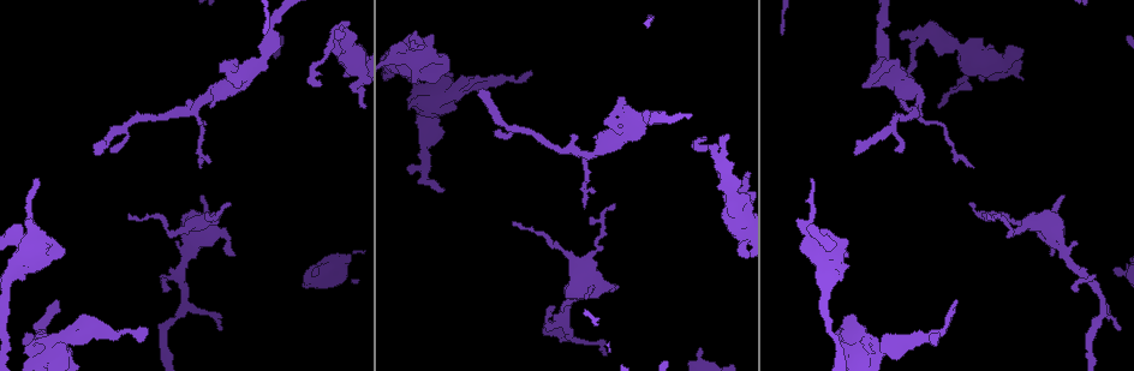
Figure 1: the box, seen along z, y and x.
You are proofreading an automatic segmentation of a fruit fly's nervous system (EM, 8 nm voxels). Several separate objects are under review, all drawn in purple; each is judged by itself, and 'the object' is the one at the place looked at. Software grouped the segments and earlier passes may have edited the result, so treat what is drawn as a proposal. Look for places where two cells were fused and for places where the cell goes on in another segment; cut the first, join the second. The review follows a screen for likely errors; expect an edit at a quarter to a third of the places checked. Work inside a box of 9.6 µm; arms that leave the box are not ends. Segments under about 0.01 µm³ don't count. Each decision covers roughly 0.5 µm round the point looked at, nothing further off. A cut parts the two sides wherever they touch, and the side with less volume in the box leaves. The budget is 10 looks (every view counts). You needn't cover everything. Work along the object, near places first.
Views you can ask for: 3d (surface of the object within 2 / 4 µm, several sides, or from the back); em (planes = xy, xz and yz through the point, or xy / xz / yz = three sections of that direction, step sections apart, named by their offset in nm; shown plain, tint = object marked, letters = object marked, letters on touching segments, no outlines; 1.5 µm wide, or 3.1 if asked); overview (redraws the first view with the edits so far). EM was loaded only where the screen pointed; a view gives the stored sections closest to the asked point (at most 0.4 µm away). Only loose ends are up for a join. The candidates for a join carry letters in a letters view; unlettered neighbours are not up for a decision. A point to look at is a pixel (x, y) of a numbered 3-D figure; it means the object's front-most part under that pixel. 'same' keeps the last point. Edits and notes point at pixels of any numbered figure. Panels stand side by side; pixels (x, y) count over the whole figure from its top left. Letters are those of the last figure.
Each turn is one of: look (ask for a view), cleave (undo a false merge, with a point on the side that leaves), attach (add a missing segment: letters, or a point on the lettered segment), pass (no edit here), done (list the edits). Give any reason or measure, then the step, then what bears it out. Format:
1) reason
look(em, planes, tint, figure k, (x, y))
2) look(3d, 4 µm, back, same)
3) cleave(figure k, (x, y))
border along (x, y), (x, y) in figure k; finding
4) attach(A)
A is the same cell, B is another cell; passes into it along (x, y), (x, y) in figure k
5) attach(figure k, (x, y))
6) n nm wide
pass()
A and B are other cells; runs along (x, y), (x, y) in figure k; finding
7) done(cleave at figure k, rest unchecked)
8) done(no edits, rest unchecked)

free end
look(em, planes, letters, figure 1, (956, 301))

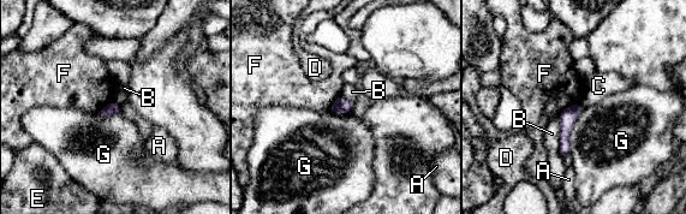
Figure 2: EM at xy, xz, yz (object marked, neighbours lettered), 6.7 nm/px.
pass()
A, B, C, D, E, F and G are other cells; runs along (578, 107), (567, 118), (564, 152) in figure 2; none of them fits

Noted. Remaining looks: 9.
branch stops here
look(3d, 2 µm, figure 1, (855, 154))

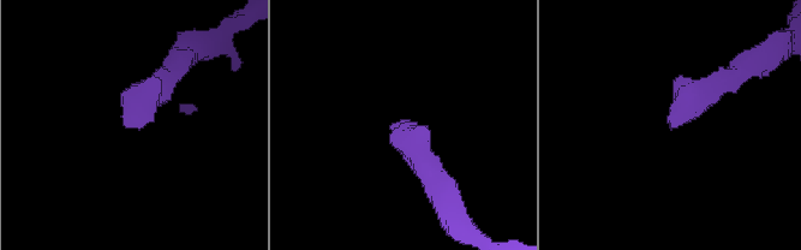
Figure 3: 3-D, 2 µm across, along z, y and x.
now the EM
look(em, xy, step 8, tint, figure 3, (133, 125))

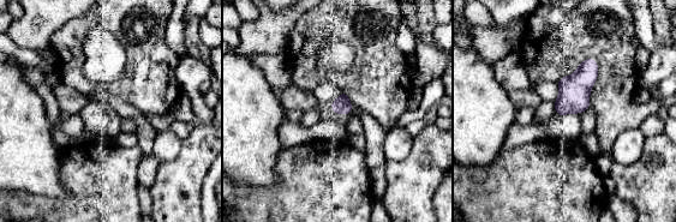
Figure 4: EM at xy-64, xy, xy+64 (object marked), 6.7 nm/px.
look(em, planes, letters, same)

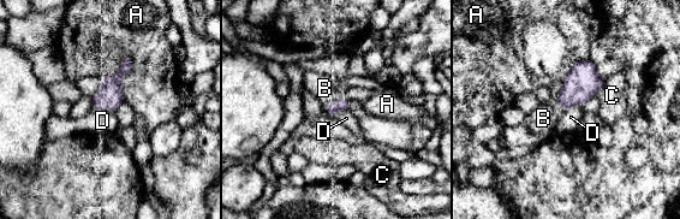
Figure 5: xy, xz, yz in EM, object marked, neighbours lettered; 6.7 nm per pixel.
attach(B)
B is the same cell, A, C and D are other cells; the cell continues

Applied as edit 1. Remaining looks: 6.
redraw
look(overview)

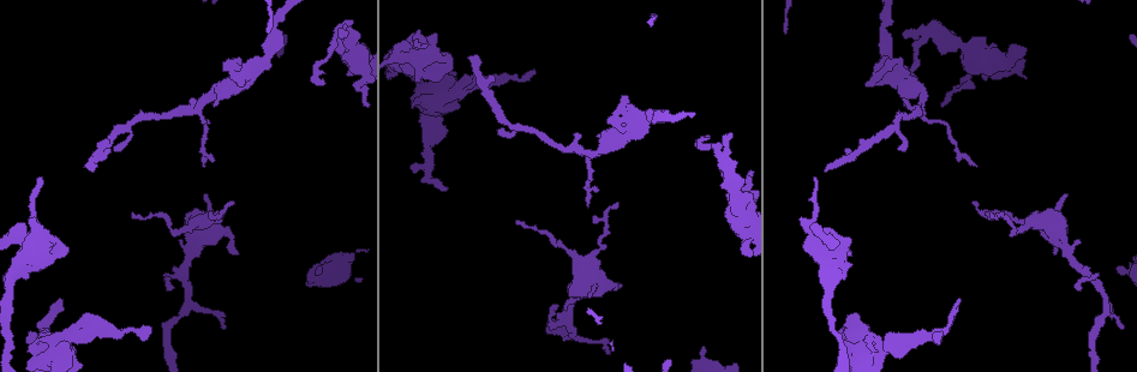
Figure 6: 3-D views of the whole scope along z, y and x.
free end
look(em, xz, step 4, letters, figure 6, (976, 167))

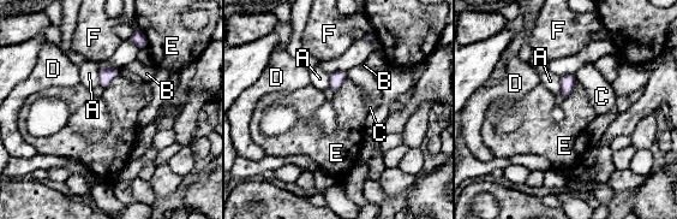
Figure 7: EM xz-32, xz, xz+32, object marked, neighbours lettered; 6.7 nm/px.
look(em, planes, letters, same)

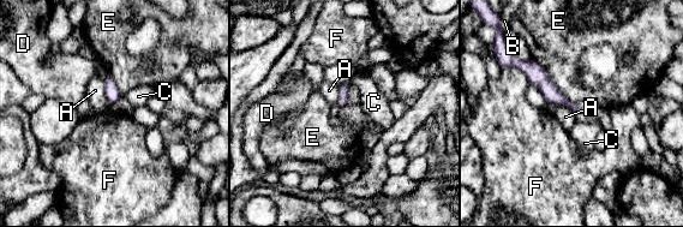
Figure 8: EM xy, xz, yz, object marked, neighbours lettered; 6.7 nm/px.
pass()
A, B, C, D, E and F are other cells; no lettered segment goes on from it

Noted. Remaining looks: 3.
tapers out
look(em, planes, letters, figure 6, (347, 30))

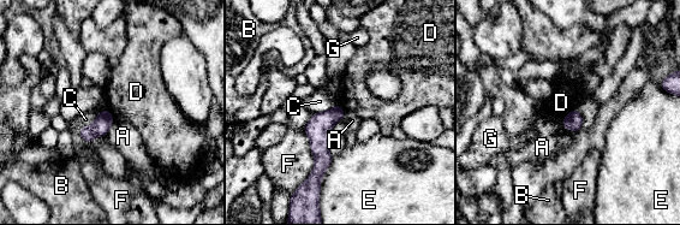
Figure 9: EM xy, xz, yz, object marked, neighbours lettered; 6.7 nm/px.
pass()
A, B, C, D, E, F and G are other cells; none of them fits

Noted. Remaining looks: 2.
done(attach at figure 5, rest unchecked)

